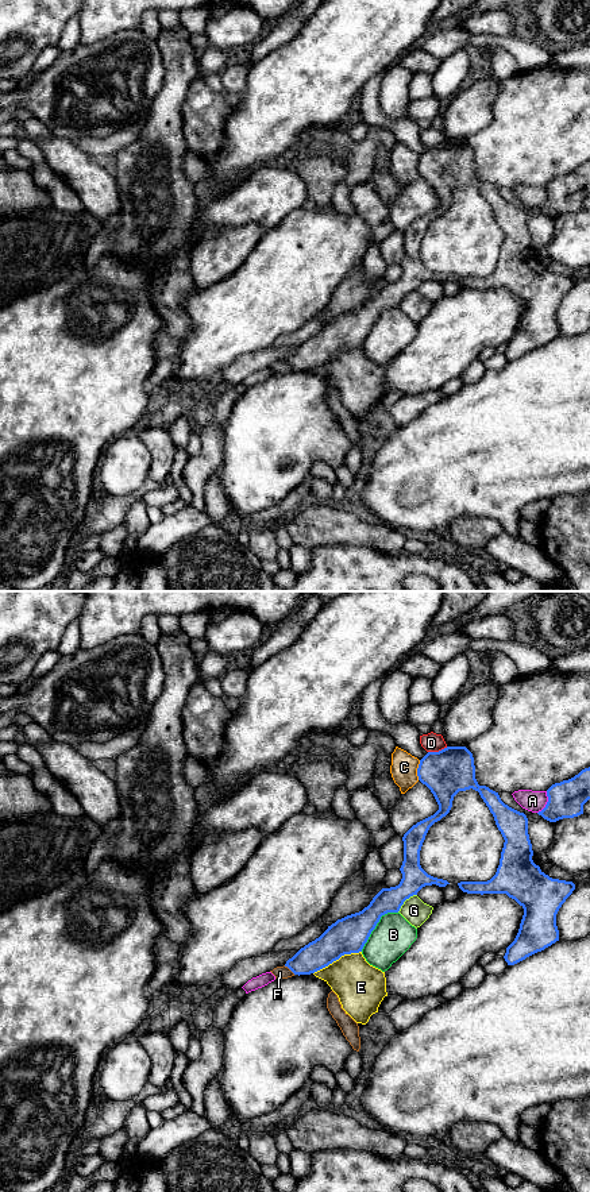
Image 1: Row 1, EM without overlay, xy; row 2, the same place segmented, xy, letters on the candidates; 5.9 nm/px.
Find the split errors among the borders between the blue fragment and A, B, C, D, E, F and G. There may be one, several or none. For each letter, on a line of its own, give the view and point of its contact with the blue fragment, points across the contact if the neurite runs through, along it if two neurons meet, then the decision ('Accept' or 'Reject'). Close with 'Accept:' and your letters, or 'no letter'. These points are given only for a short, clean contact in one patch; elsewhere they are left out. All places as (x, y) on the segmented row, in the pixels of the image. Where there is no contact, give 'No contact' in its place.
A: Touches blue at xy (547, 802). Reject
B: Touches blue at xy (376, 925). Reject
C: Touches blue at xy (417, 770). Reject
D: Touches blue at xy (439, 751). Boundary: xy (447, 747), (428, 752). Reject
E: Touches blue at xy (336, 959). Reject
F: Touches blue at xy (289, 968). Path across: xy (326, 949), (289, 968), (280, 972). Accept
G: Touches blue at xy (405, 899). Boundary: xy (416, 894), (411, 895), (397, 911). Reject
Accept: F

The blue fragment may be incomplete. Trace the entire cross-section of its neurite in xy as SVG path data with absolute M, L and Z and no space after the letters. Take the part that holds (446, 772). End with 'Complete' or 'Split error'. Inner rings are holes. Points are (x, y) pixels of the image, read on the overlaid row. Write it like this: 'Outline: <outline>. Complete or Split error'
Outline: M466 747L428 752L420 760L417 776L433 794L439 810L404 834L400 884L382 888L362 911L328 926L284 967L270 971L275 979L311 975L344 954L362 952L382 915L398 913L404 902L425 886L450 884L421 868L420 850L429 828L450 813L454 796L470 788L479 792L505 842L495 875L487 882L460 882L459 888L467 894L506 894L524 909L518 933L504 956L508 965L514 965L559 941L556 914L575 890L575 884L549 877L533 863L527 815L505 805L498 792L478 784L474 757Z. Split error

